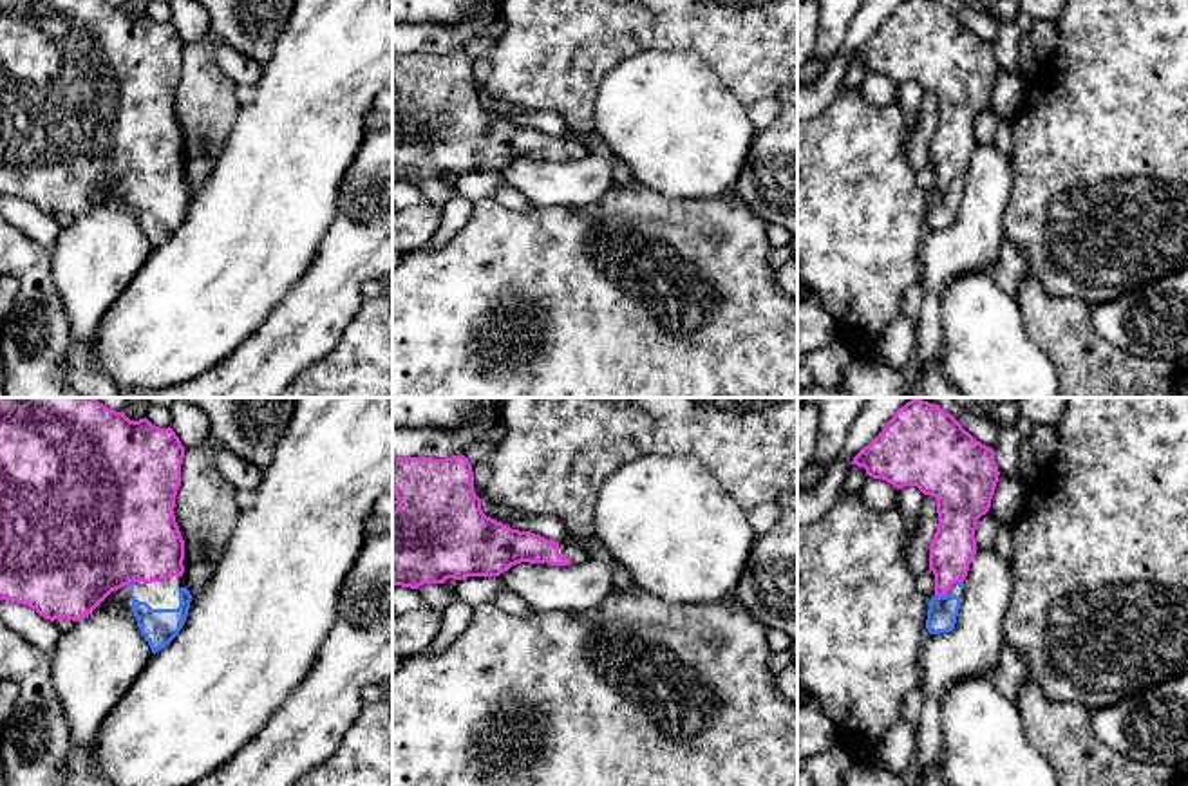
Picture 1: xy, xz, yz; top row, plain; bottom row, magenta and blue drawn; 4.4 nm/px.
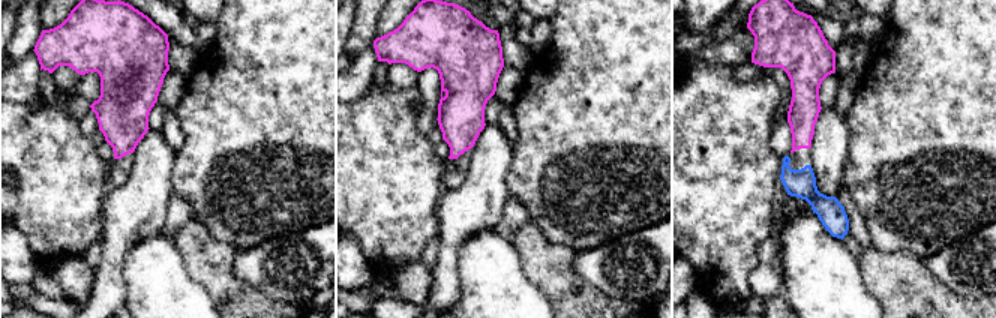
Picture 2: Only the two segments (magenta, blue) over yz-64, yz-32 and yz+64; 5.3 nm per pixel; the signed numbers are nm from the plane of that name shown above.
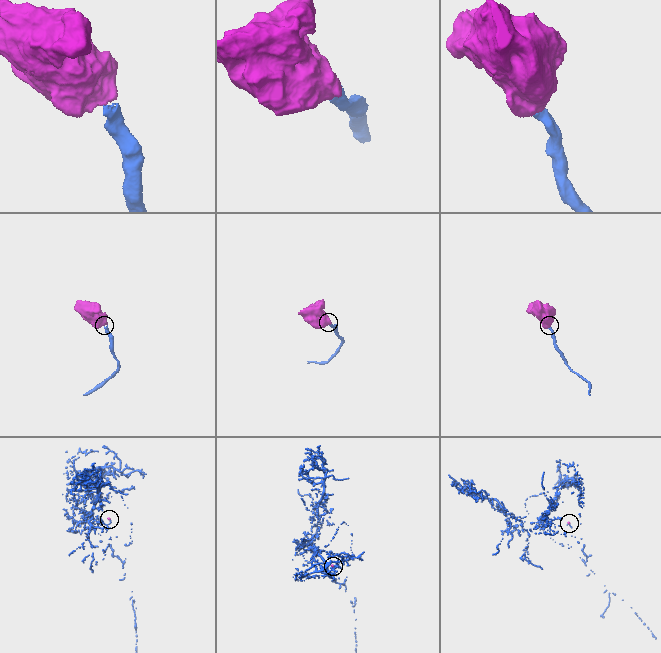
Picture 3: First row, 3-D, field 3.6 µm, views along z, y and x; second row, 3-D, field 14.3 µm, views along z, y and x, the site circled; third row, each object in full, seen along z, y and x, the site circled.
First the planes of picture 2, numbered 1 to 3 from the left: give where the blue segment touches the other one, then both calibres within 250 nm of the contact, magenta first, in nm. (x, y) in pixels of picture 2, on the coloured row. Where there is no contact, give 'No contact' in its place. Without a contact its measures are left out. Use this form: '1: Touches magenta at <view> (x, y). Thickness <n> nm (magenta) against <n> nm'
1: No contact
2: No contact
3: No contact

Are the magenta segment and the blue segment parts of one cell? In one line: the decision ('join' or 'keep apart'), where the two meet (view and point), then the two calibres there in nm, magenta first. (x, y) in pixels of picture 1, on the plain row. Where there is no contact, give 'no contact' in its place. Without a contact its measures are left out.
join; contact yz (941, 190); calibres 200 and 130 nm

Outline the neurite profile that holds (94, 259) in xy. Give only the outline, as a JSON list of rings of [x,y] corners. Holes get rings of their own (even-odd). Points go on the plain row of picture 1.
[[[103,197],[51,248],[51,271],[71,327],[71,358],[96,354],[99,325],[154,248],[132,206]]]

